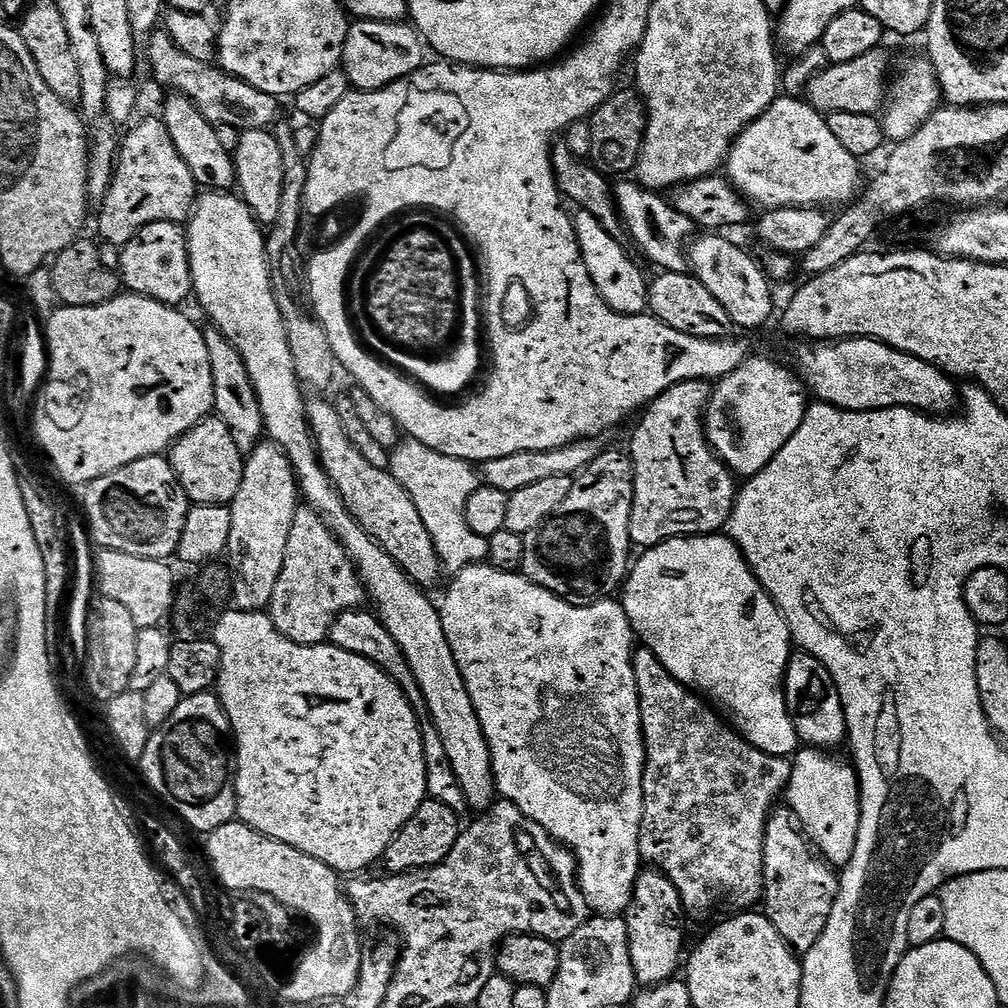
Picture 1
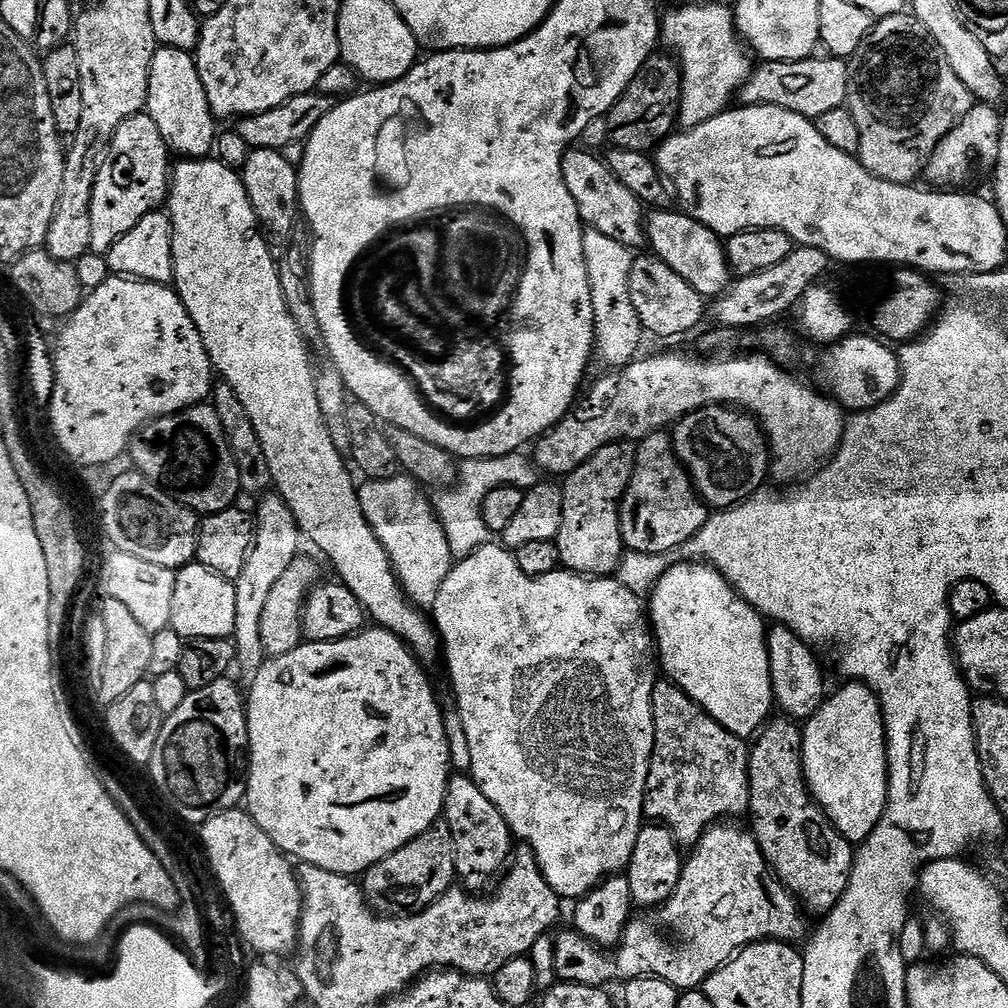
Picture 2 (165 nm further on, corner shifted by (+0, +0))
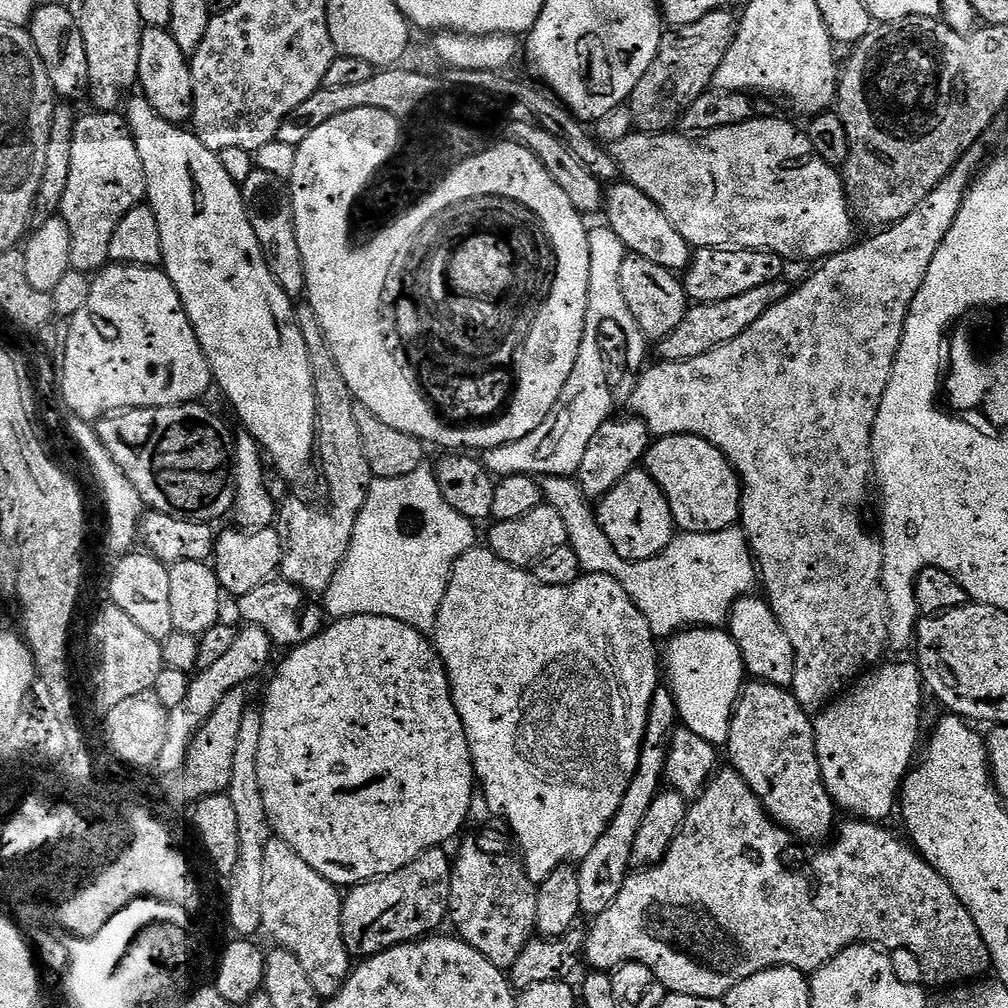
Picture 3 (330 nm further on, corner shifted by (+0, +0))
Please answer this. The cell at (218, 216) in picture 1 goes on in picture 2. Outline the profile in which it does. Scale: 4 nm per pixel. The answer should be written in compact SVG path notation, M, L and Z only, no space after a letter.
M184 158L181 159L179 163L180 165L178 165L177 168L175 165L175 167L171 169L170 187L166 201L166 211L170 219L172 219L174 274L176 275L174 287L177 294L180 295L180 301L186 306L186 310L198 330L198 334L202 338L202 346L206 346L206 354L210 358L213 369L218 373L219 379L223 381L223 383L228 384L230 390L234 390L234 394L238 394L238 402L242 402L242 406L246 406L246 414L250 414L250 422L254 422L254 430L258 434L258 442L262 442L262 450L266 453L266 462L270 466L270 474L272 475L272 483L275 491L286 502L290 514L294 514L294 522L300 528L301 537L303 537L307 543L309 540L309 542L332 563L333 570L340 575L337 576L339 583L345 584L354 594L354 598L358 598L358 602L364 607L367 619L371 621L373 625L393 632L403 644L407 644L408 648L415 654L416 659L419 660L421 664L431 666L435 660L438 660L442 652L439 635L434 627L433 621L429 619L421 609L417 608L416 605L409 600L408 595L404 593L404 588L400 585L400 579L396 577L396 571L392 568L392 563L386 554L386 550L382 546L382 542L374 534L374 530L362 510L357 481L352 481L352 476L348 473L349 465L346 463L345 457L334 446L334 442L326 430L326 422L322 418L322 410L318 410L318 398L314 394L312 361L308 355L308 347L304 345L304 339L298 330L298 326L294 326L294 318L290 318L290 310L286 306L286 298L282 298L278 260L274 255L273 249L270 247L269 241L266 239L265 233L261 229L260 221L257 220L254 214L254 206L246 194L246 186L244 185L241 173L237 171L237 169L227 168L221 160L215 158L205 158L202 160L189 160Z

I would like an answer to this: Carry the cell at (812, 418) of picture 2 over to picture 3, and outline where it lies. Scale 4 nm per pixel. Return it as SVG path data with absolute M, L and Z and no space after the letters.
M989 130L938 182L938 186L906 218L896 224L889 224L877 236L869 240L853 243L842 252L835 252L819 265L813 276L808 276L800 285L793 287L786 298L776 305L770 306L756 322L746 331L739 334L733 341L718 346L697 357L684 361L657 362L653 368L645 367L636 389L632 392L631 411L644 420L652 431L653 437L661 436L697 436L715 444L736 467L740 475L742 491L740 493L739 523L748 538L756 561L759 579L766 593L766 599L772 605L774 614L779 618L780 625L790 634L790 640L796 654L796 673L790 689L796 701L809 714L819 713L828 707L837 696L841 695L857 679L879 665L885 659L884 647L889 647L888 638L888 599L884 589L884 542L875 531L864 525L864 507L868 504L868 491L874 488L874 463L872 456L872 435L874 420L878 418L878 406L882 406L882 394L886 394L886 386L890 382L890 374L894 370L894 362L898 354L898 346L902 342L904 323L908 317L910 306L922 290L922 282L926 282L926 270L930 270L930 262L934 262L934 254L938 254L938 246L942 246L942 238L950 234L950 226L954 226L954 218L958 218L958 210L962 210L962 202L968 195L982 165L989 159L988 144L996 140L995 131Z

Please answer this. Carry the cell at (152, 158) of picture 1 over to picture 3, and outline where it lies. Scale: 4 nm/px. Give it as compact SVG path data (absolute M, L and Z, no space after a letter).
M89 111L89 116L81 115L74 126L74 146L70 146L70 182L66 185L66 195L62 197L60 216L66 222L72 238L70 258L72 268L78 272L96 274L109 263L110 238L114 230L130 210L145 199L148 179L138 154L136 139L129 130L125 117L119 111Z

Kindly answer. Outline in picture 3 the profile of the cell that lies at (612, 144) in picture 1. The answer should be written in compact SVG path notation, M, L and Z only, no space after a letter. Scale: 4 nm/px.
M716 8L706 14L706 18L690 22L690 26L665 31L660 39L658 54L654 62L650 62L650 70L638 78L638 86L634 86L632 95L626 101L632 111L635 131L664 134L679 125L686 106L712 88L714 74L718 66L722 66L722 58L726 58L726 50L730 50L736 37L737 23L735 11Z

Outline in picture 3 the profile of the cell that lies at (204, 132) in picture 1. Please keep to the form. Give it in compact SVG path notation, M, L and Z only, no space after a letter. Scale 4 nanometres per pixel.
M145 27L138 54L139 91L154 106L162 119L171 124L187 125L194 110L194 82L189 53L178 47L167 28Z

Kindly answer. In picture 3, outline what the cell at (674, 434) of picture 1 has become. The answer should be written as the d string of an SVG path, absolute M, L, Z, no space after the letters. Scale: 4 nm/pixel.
M634 470L630 474L626 474L626 478L622 478L622 482L618 482L618 486L611 488L602 497L598 504L598 523L606 534L606 538L610 538L614 550L627 560L654 558L662 550L666 550L666 546L678 532L668 498L647 470Z

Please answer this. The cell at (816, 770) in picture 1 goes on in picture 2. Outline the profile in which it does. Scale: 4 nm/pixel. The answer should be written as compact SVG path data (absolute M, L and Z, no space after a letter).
M859 682L841 683L836 693L829 695L803 725L804 776L808 779L808 789L828 815L828 821L854 846L859 846L870 838L878 826L888 801L888 739L884 729L884 715L876 692Z

